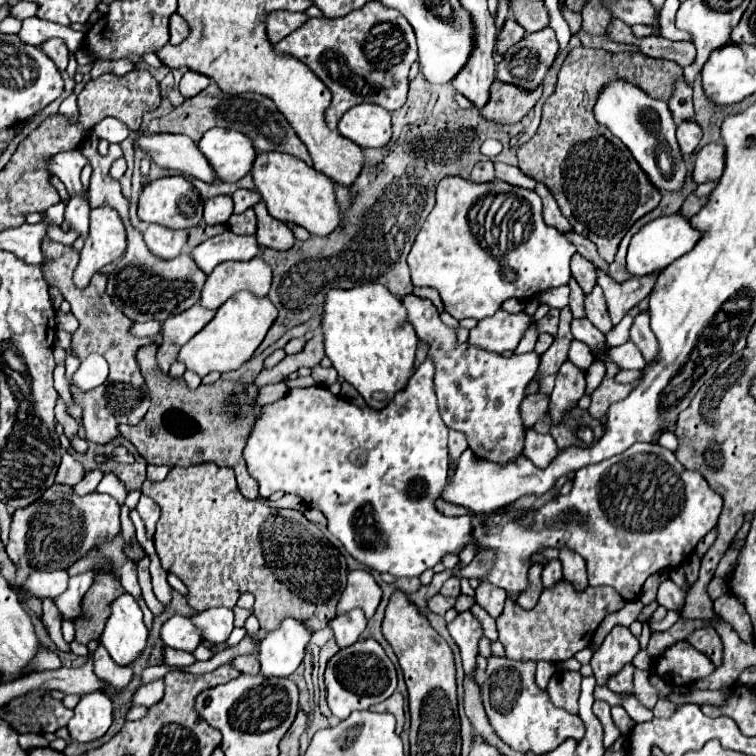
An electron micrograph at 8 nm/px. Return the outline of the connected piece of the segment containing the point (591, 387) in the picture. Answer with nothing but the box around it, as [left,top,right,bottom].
[585,361,606,396]

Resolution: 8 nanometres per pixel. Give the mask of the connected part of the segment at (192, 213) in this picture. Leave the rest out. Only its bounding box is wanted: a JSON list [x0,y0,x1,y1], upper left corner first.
[139,176,203,230]

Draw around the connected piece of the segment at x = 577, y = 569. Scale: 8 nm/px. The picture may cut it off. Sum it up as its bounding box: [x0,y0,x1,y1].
[559,546,587,590]

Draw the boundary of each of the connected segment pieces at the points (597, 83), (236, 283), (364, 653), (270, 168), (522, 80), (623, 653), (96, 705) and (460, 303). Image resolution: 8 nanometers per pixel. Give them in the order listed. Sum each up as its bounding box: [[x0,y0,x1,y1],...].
[[519,20,695,262],[199,256,271,310],[325,638,397,720],[251,152,339,236],[497,28,557,90],[591,626,639,684],[67,690,113,742],[407,176,575,320]]

